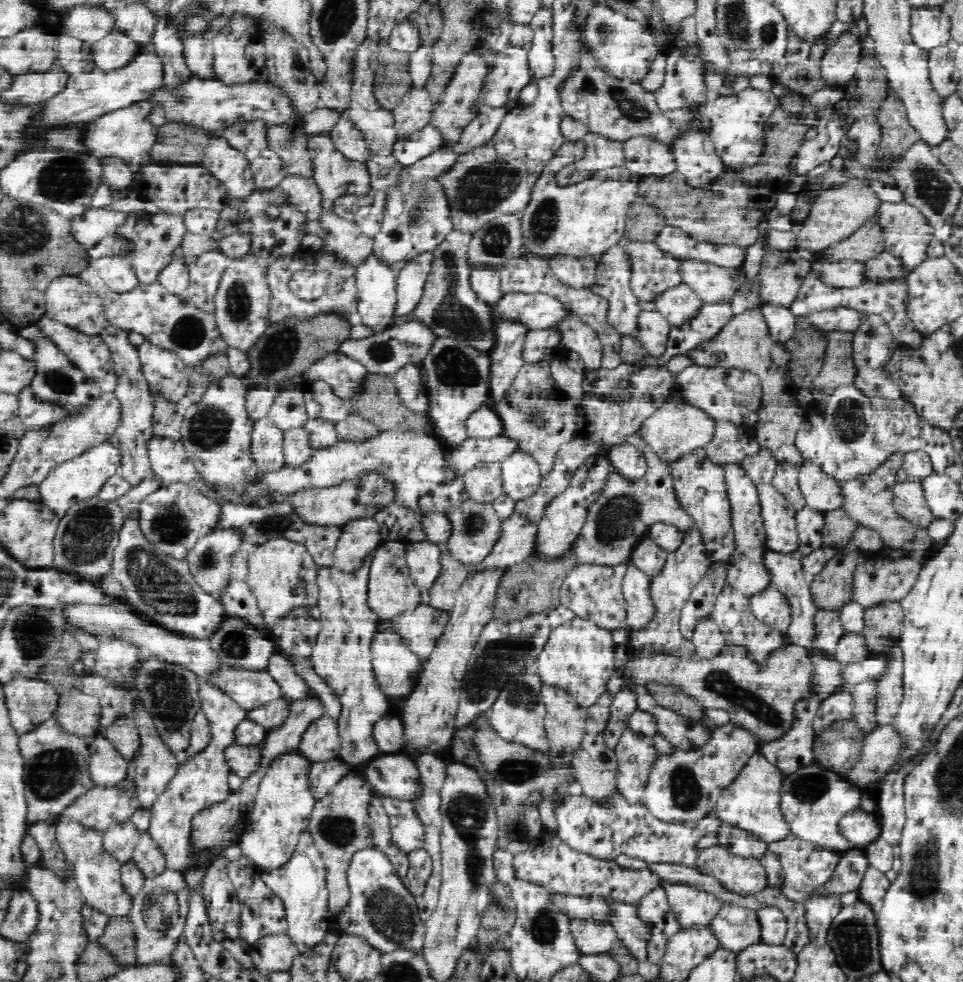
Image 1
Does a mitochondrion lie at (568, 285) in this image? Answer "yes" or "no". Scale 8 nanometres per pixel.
no

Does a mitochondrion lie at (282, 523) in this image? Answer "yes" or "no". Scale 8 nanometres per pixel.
yes

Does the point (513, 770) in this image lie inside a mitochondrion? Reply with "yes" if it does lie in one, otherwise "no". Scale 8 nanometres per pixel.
yes

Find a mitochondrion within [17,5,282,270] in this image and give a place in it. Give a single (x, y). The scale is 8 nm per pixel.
(65, 180)

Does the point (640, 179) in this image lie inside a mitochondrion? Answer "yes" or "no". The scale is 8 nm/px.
no

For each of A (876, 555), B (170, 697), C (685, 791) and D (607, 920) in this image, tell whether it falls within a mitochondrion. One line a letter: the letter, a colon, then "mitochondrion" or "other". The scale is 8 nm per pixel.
A: other
B: mitochondrion
C: mitochondrion
D: other

